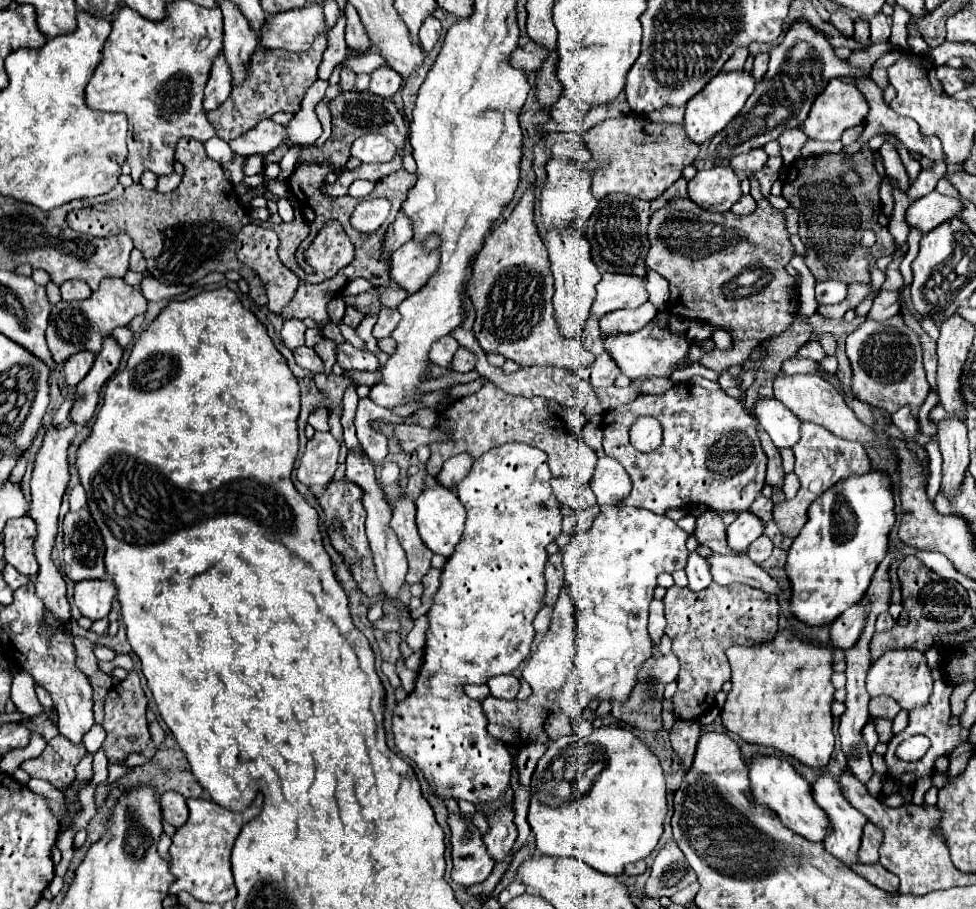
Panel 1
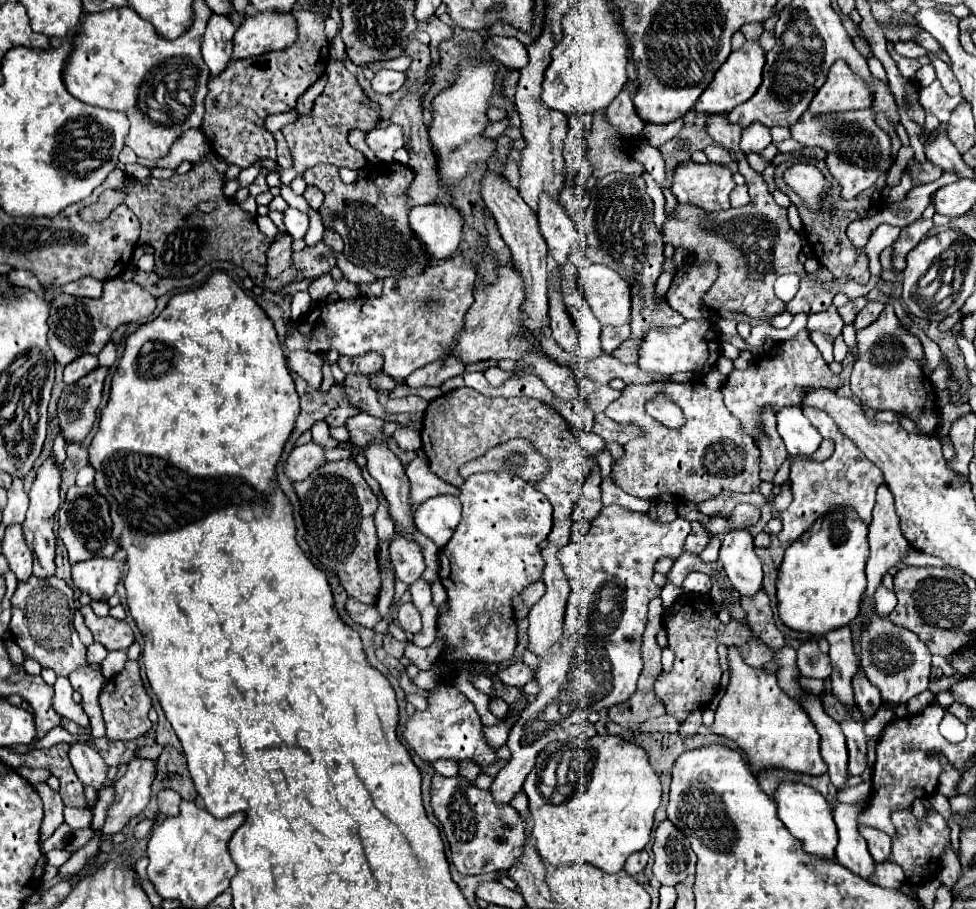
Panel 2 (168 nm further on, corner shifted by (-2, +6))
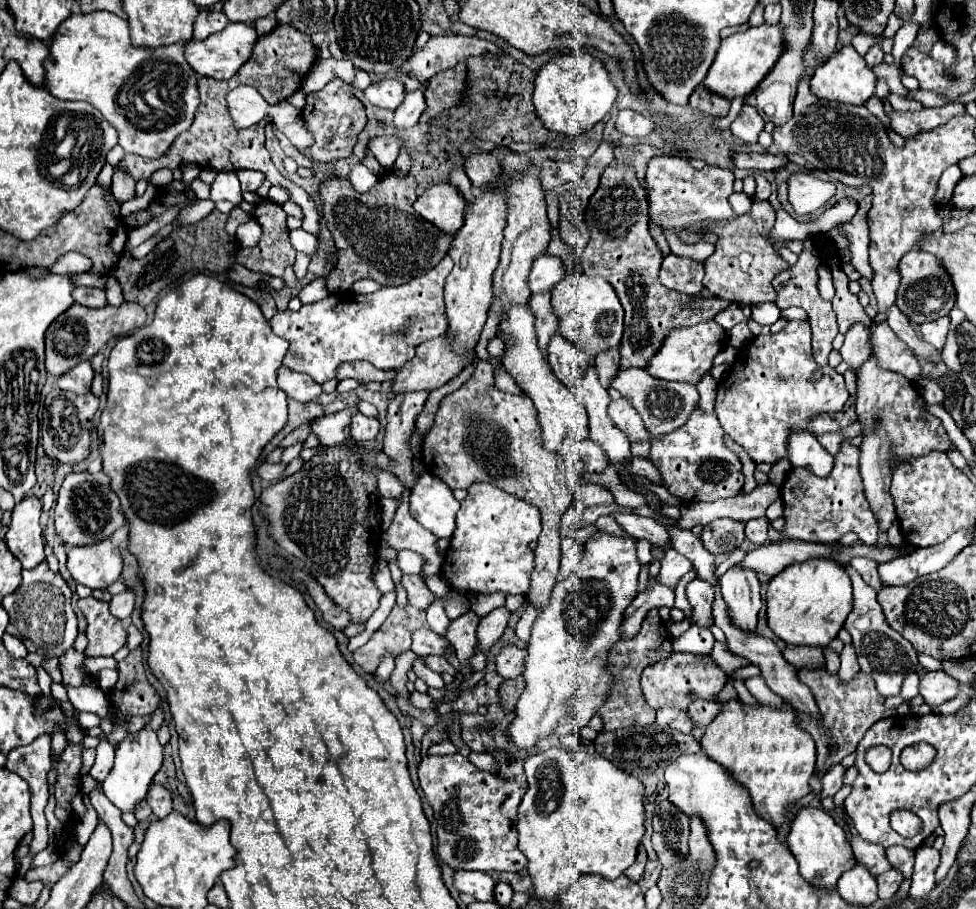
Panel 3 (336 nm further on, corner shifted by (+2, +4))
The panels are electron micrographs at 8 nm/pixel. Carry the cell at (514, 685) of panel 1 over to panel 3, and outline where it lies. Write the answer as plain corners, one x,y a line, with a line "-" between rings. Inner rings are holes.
516,646
502,648
502,652
496,656
498,674
504,680
514,680
514,678
522,676
522,672
524,672
524,656
526,656
524,648
516,648

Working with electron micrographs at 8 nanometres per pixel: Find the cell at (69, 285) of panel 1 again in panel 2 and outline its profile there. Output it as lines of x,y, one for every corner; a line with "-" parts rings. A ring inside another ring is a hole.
80,278
76,282
64,284
62,292
64,294
72,294
72,296
82,296
82,298
100,298
102,296
102,280
96,278

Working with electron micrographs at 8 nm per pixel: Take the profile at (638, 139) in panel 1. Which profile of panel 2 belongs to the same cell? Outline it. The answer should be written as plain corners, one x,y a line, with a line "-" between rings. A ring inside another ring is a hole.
604,110
596,112
592,132
588,136
588,144
590,144
588,156
590,156
592,168
594,168
594,176
604,178
606,174
612,174
612,172
640,176
644,172
644,166
640,162
632,160
630,150
624,154
616,152
610,144
610,136
618,136
618,132
606,122

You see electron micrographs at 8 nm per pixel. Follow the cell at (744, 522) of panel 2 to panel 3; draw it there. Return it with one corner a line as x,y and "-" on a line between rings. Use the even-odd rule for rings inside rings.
720,518
704,526
702,544
712,550
712,554
724,554
738,548
744,542
744,522
732,518

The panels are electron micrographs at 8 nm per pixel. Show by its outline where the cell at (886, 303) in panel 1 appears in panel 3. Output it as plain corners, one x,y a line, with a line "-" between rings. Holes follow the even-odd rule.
854,324
846,332
846,340
844,346
840,348
840,354
854,372
858,372
860,362
868,358
868,340
870,340
870,330
862,324

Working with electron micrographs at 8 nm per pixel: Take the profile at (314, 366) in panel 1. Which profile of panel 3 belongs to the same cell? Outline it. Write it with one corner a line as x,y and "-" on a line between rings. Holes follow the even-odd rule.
286,366
278,370
278,386
288,394
288,398
296,398
300,402
312,402
322,394
322,384
312,382
308,374
290,370

